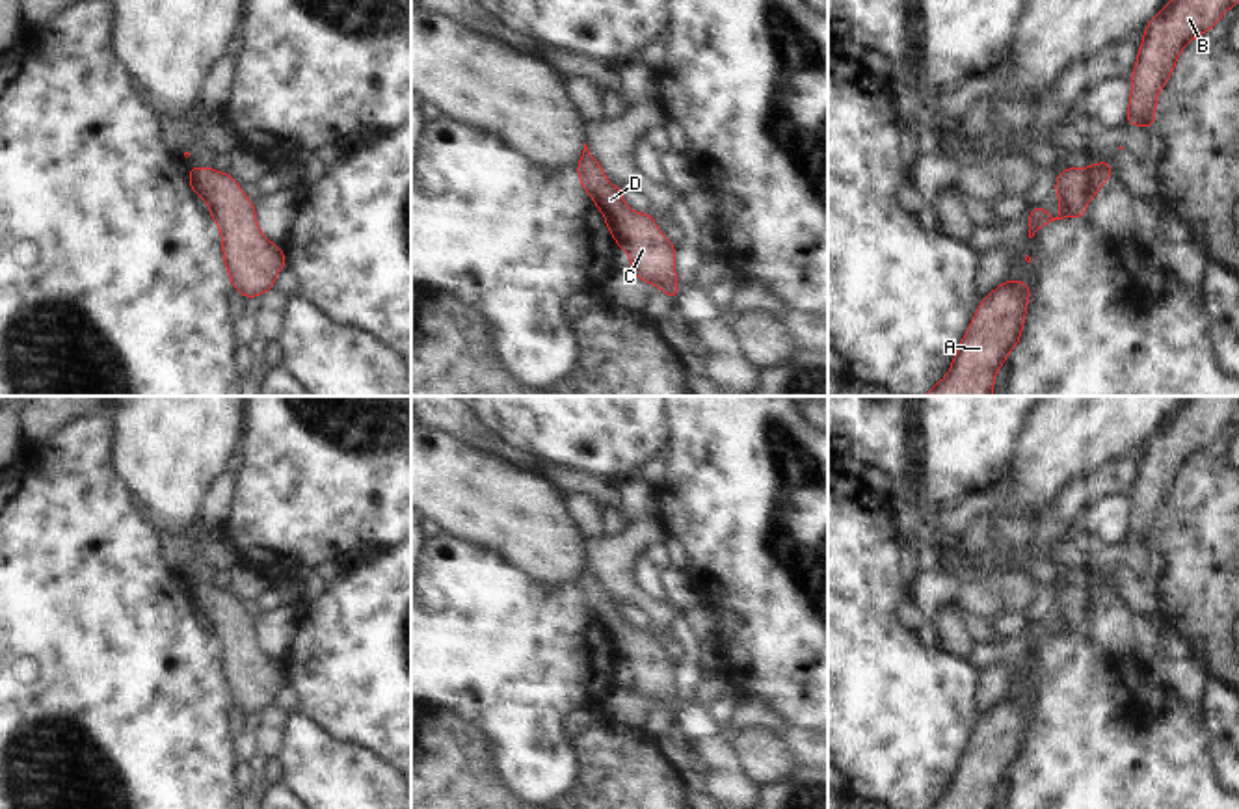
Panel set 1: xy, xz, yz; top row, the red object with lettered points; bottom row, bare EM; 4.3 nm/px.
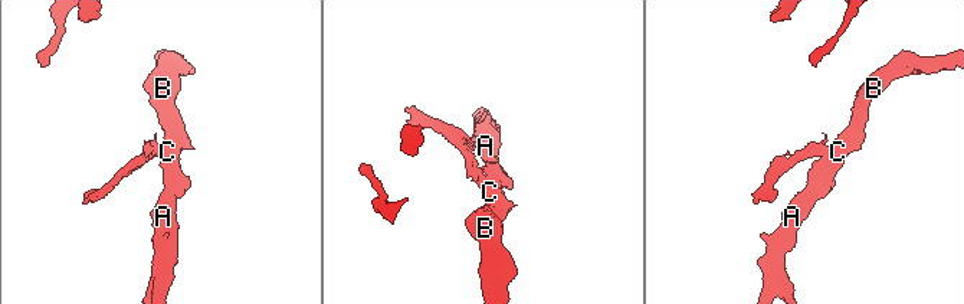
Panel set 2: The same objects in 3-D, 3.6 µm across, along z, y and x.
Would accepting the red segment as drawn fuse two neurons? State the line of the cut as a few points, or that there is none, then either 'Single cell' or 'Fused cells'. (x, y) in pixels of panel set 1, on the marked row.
No split. Single cell.

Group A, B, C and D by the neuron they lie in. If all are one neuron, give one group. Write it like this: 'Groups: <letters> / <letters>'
Groups: A B C D.

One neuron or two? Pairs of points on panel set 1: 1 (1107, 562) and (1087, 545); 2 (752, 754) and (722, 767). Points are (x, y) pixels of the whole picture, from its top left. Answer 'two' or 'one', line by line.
1: two
2: two

